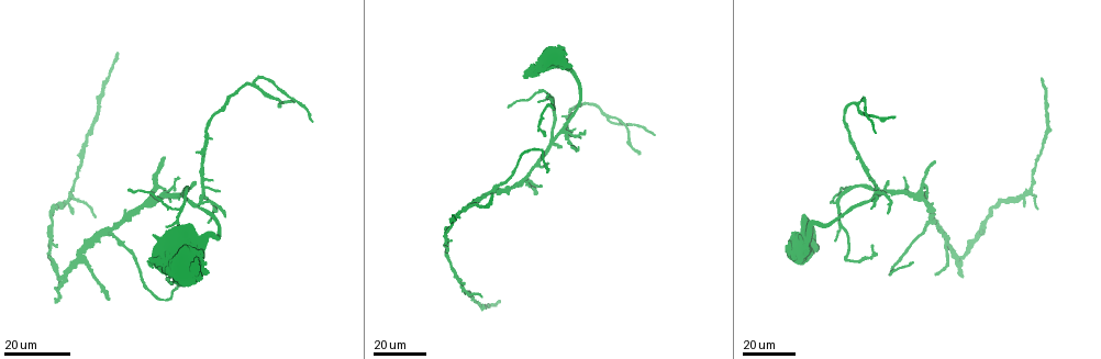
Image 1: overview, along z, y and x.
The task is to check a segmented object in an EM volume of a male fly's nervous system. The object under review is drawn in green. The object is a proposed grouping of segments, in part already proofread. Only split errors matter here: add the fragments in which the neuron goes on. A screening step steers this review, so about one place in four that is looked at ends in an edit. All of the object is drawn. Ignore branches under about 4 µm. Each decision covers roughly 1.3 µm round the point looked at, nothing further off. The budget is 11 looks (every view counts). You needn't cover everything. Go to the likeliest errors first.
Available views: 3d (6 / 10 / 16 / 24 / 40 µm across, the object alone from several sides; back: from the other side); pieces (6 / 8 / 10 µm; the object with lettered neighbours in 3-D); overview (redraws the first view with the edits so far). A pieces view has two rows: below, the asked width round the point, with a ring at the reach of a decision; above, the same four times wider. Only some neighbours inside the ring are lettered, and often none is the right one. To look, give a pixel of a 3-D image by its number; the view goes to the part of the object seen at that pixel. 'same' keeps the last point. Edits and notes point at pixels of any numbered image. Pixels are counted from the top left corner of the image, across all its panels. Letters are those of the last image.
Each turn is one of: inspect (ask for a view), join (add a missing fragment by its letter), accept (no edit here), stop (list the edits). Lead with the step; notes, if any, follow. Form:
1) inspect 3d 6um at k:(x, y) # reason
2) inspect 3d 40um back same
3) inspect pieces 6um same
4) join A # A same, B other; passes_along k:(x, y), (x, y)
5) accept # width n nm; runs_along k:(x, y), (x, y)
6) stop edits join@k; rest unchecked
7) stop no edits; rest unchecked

inspect 3d 24um at 1:(109, 300) # long arm stops here

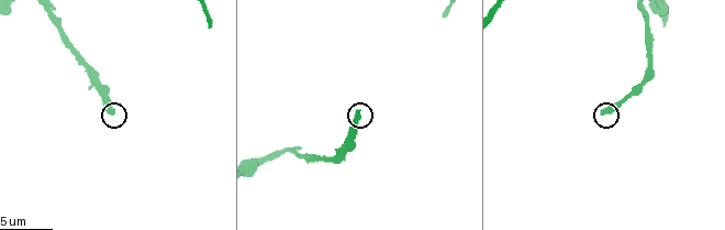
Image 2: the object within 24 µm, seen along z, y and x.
inspect pieces 8um at 2:(110, 113)

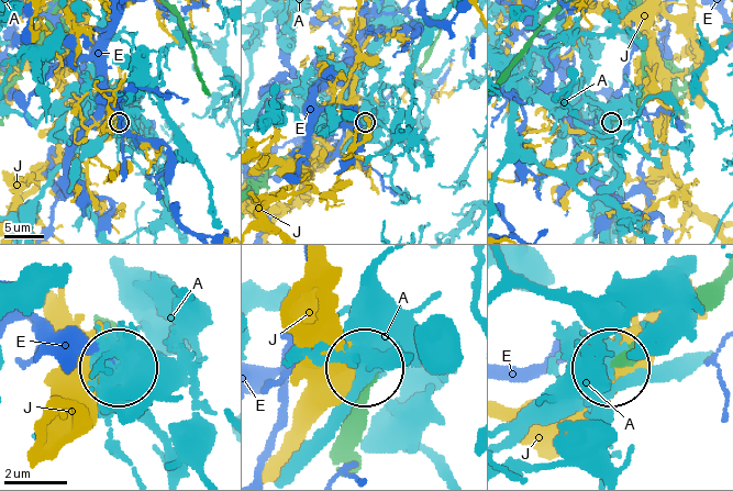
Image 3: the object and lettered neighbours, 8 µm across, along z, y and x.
accept # A other, E other, J other; no lettered fragment goes on from it

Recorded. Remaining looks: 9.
inspect 3d 16um at 1:(889, 213) # branch stops here

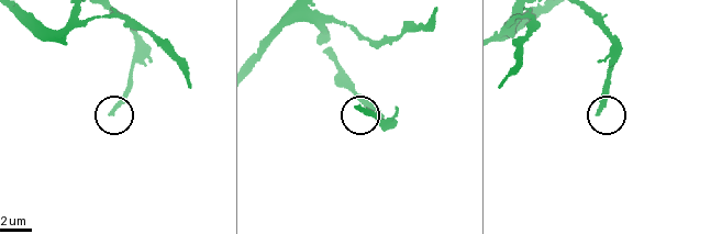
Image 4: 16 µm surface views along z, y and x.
inspect pieces 8um at 4:(112, 114) # what lies round it

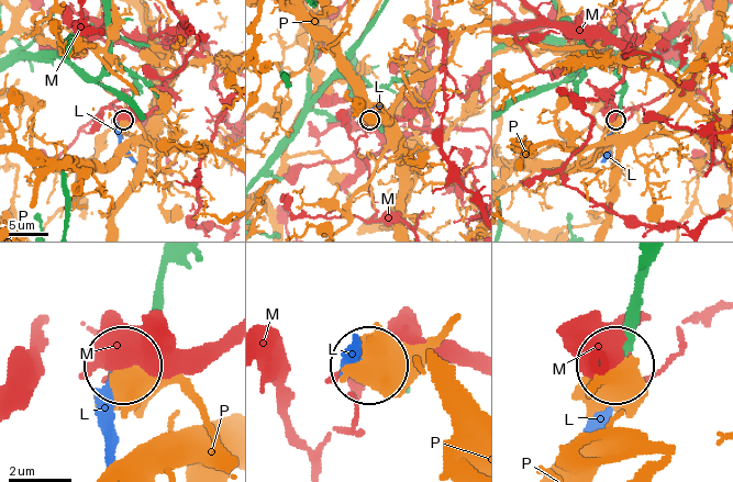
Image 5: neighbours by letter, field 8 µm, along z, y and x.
join L # width 210 nm; L same, M other, P other; the neuron continues

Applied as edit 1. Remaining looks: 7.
inspect overview

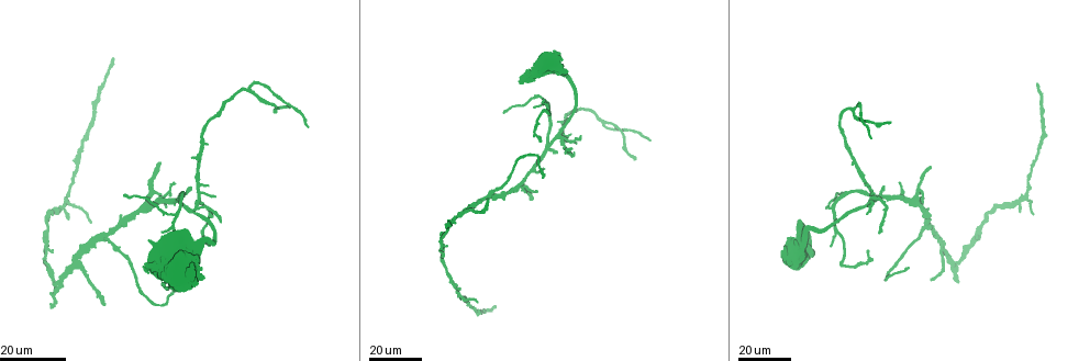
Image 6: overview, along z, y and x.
inspect 3d 24um at 6:(216, 197) # an open end

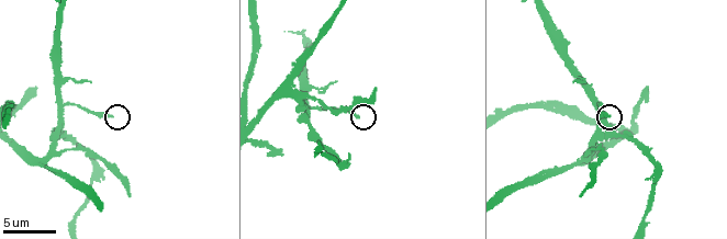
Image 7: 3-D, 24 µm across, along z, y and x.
inspect pieces 8um at 7:(358, 116) # see the neighbours

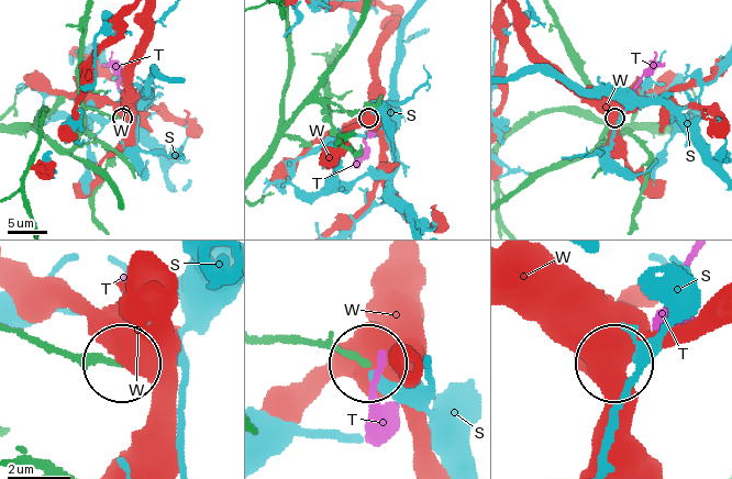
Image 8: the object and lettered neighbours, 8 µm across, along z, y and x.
accept # S other, T other, W other; runs_along 8:(269, 333), (341, 349), (362, 363); none of them fits

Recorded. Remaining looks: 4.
inspect 3d 16um at 6:(1036, 82) # an open end

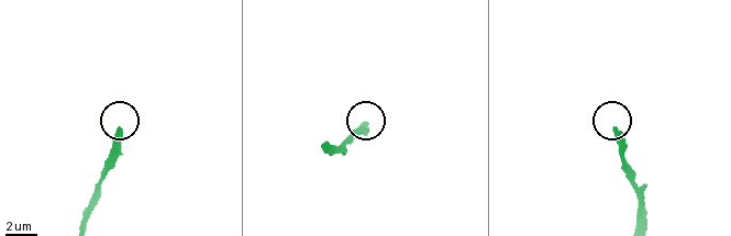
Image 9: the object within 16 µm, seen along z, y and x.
inspect pieces 10um at 9:(121, 130)

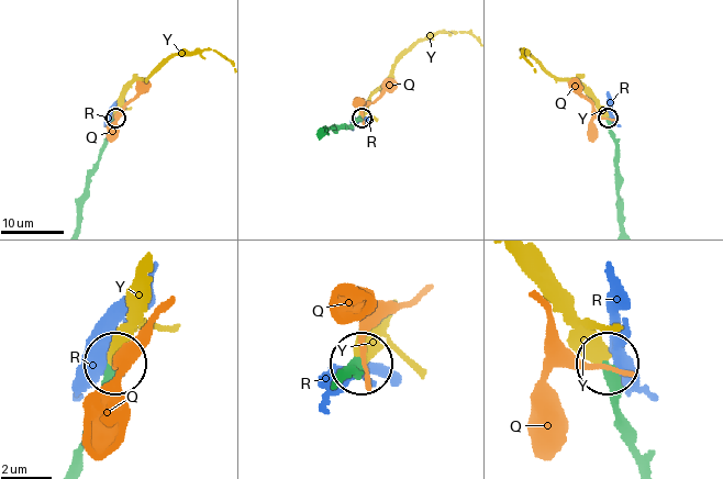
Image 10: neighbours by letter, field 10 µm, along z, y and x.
join Y # Q other, R other, Y same; passes_along 10:(625, 431), (598, 345), (526, 263); it goes on there

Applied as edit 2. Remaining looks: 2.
inspect 3d 16um at 6:(930, 168) # branch stops here

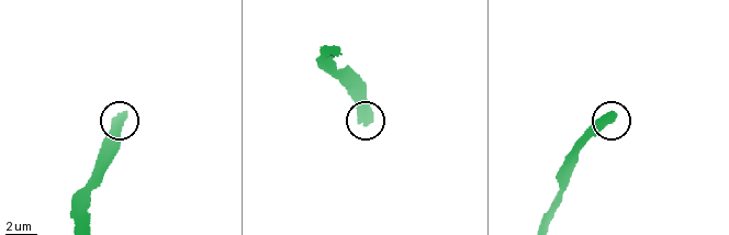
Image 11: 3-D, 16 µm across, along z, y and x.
inspect pieces 10um at 11:(368, 120) # see the neighbours

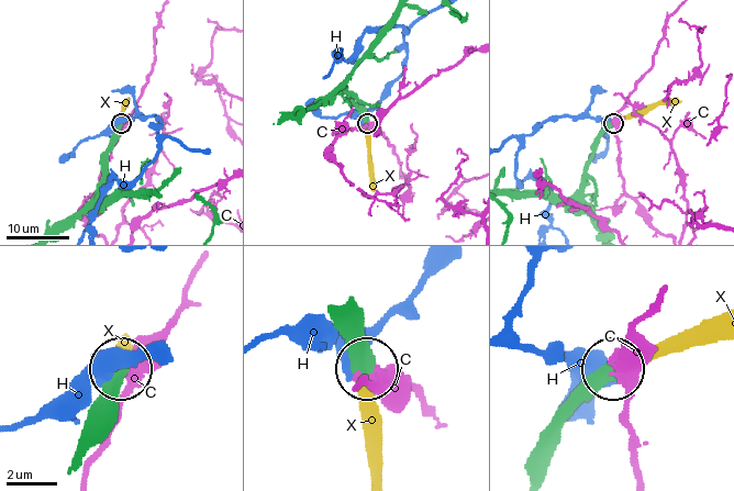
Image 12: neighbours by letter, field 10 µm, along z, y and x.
join X # width 430 nm; C other, H other, X same; it goes on there

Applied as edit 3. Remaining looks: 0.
stop edits join@5, join@10, join@12; rest unchecked

